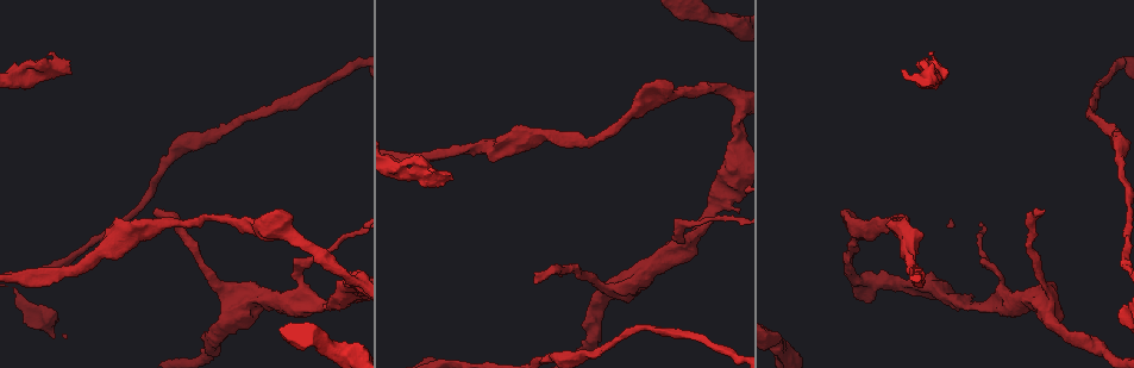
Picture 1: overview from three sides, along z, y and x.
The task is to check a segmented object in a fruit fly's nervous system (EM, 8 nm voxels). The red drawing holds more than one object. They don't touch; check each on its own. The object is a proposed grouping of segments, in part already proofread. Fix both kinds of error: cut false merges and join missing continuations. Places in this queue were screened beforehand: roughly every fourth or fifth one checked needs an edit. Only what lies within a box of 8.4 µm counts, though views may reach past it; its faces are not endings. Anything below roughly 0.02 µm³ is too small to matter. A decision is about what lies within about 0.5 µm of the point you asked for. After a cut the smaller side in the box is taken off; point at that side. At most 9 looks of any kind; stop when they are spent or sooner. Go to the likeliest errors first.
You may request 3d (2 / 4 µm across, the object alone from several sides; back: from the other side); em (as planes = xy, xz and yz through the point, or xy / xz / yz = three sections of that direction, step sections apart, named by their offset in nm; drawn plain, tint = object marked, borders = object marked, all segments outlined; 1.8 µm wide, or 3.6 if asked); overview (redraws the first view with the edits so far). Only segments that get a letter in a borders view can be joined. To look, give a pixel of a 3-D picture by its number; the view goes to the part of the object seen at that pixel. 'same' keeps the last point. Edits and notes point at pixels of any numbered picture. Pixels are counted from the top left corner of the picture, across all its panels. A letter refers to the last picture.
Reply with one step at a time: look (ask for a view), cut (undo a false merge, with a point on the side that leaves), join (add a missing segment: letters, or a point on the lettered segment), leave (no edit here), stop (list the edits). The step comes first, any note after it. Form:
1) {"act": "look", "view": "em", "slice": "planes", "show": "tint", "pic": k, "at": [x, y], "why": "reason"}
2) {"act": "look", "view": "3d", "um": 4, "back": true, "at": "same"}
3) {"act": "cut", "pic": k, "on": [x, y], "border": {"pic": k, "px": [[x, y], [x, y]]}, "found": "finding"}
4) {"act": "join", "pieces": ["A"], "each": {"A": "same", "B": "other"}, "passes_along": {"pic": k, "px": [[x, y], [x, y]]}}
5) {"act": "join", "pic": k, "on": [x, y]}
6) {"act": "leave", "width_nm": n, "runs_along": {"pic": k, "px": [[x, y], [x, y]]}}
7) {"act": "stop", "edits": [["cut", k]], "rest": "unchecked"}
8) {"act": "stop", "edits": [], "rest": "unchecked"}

{"act": "look", "view": "3d", "um": 4, "pic": 1, "at": [70, 72], "why": "an open end"}

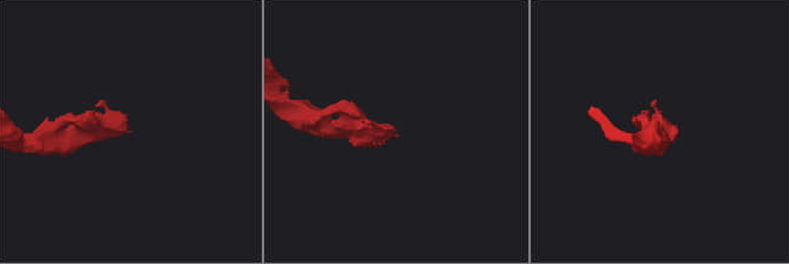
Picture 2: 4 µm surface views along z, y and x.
{"act": "look", "view": "em", "slice": "xy", "step": 16, "show": "borders", "pic": 2, "at": [128, 131]}

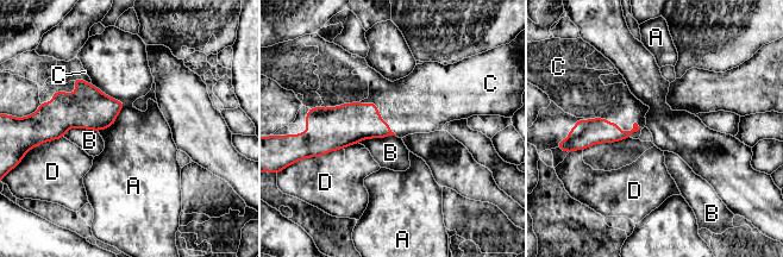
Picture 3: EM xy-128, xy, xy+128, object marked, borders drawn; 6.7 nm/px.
{"act": "look", "view": "em", "slice": "planes", "show": "borders", "at": "same"}

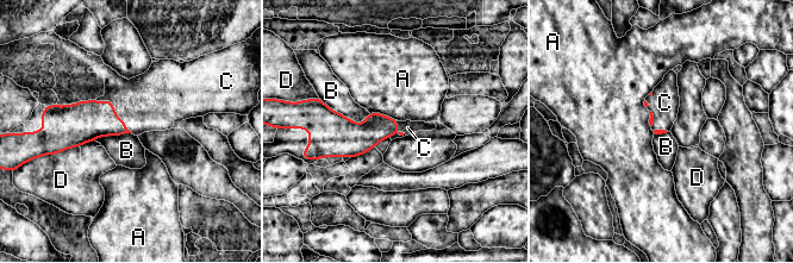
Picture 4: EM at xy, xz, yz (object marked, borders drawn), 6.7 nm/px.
{"act": "join", "pic": 4, "on": [150, 101], "longest_contact_nm": ["B", 360], "each": {"A": "other", "B": "other", "C": "same", "D": "other"}, "found": "it goes on there"}

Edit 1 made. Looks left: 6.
{"act": "look", "view": "overview", "why": "redraw"}

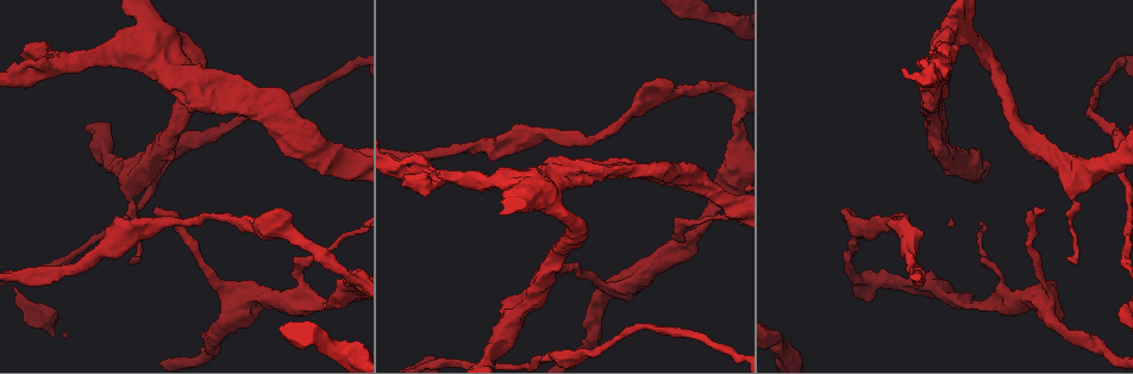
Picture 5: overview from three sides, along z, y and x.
{"act": "look", "view": "3d", "um": 4, "pic": 5, "at": [153, 210], "why": "long arm stops here"}

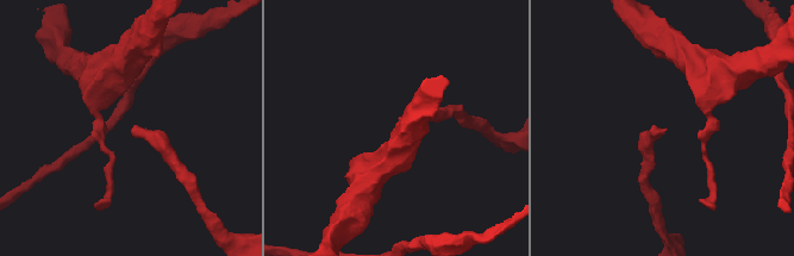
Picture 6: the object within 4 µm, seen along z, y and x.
{"act": "look", "view": "em", "slice": "xy", "step": 8, "show": "tint", "pic": 6, "at": [133, 133]}

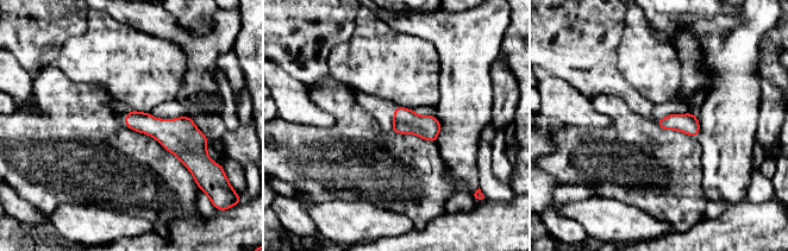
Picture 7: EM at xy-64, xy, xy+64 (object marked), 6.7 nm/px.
{"act": "look", "view": "em", "slice": "planes", "show": "borders", "at": "same"}

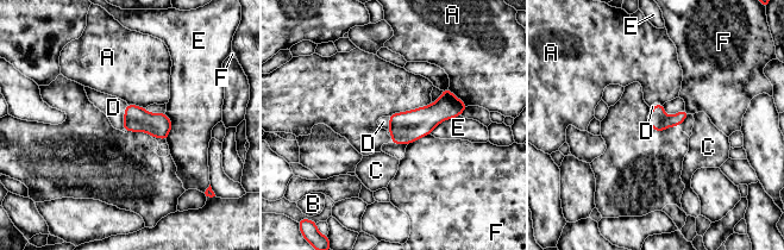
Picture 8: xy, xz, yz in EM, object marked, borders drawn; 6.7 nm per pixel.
{"act": "join", "pic": 8, "on": [113, 107], "longest_contact_nm": ["E", 240], "each": {"A": "other", "B": "other", "C": "other", "D": "same", "E": "other", "F": "other"}, "passes_along": {"pic": 8, "px": [[136, 119], [124, 117], [113, 107]]}, "found": "it goes on there"}

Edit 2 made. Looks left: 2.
{"act": "look", "view": "em", "slice": "planes", "show": "borders", "pic": 6, "at": [507, 141], "why": "four-way junction"}

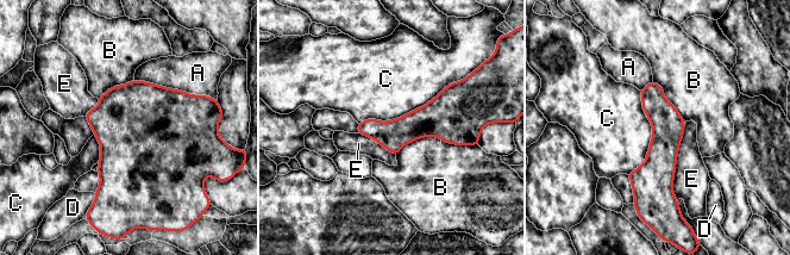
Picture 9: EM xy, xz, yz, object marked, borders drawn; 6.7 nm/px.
{"act": "leave", "each": {"A": "other", "B": "other", "C": "other", "D": "other", "E": "other"}, "border": {"pic": 9, "px": [[461, 80], [403, 116], [358, 124]]}, "found": "one cell here"}

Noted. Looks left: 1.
{"act": "stop", "edits": [["join", 4], ["join", 8]], "rest": "unchecked"}

